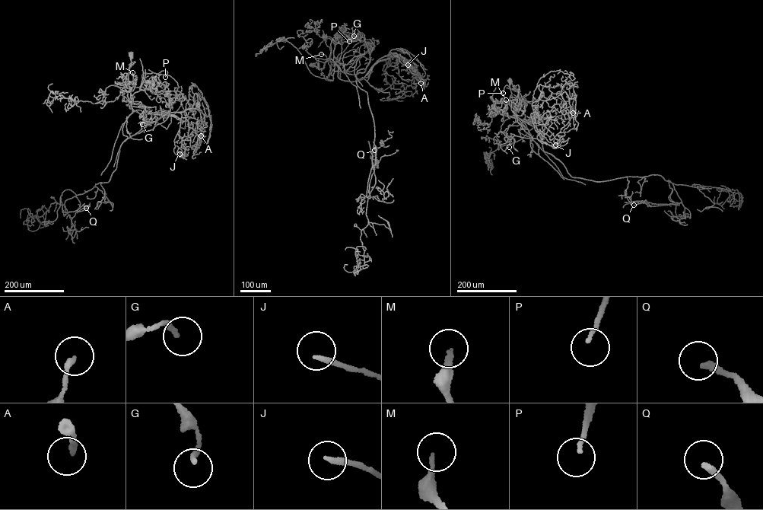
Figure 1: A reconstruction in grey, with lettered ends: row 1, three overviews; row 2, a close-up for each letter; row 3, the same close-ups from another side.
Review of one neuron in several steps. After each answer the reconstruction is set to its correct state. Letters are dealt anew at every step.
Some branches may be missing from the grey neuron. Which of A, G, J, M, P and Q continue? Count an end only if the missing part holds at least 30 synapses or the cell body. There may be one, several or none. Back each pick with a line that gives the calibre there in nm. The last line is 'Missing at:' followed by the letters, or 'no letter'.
M: 170 nm thick
Missing at: M

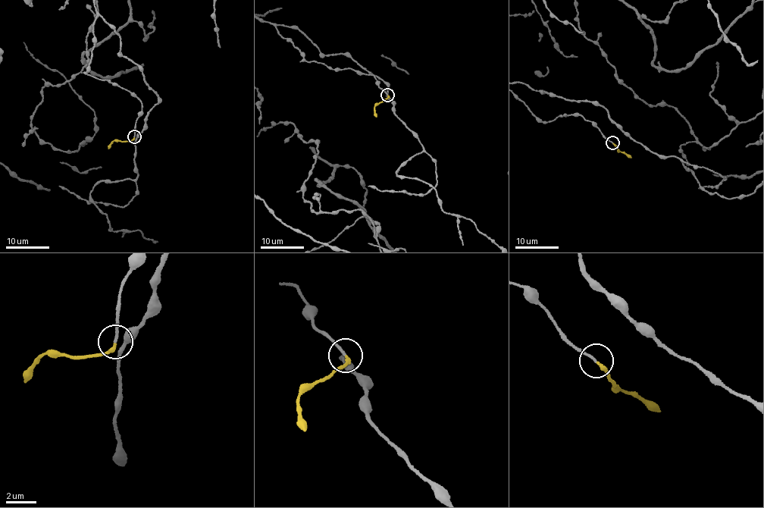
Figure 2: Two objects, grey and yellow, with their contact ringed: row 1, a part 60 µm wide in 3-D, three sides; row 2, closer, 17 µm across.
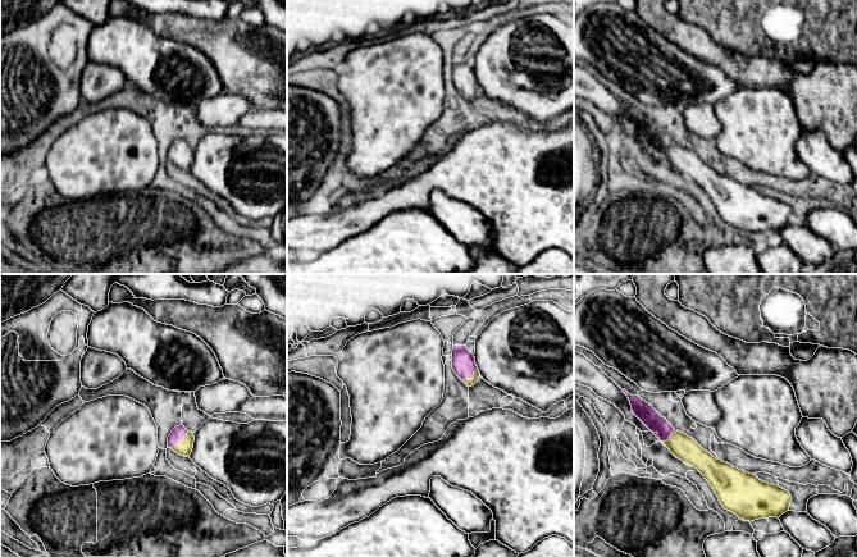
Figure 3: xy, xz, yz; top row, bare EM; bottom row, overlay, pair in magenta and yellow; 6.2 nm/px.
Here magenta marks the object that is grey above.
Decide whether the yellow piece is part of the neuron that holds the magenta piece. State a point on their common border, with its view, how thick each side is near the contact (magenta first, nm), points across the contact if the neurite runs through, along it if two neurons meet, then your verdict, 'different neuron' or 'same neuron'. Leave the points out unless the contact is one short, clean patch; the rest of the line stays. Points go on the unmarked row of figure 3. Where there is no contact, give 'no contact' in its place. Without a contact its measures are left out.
meets magenta in xz at (473, 90); 150 nm thick on the magenta side, 50 nm on the other; runs through xz (464, 78), (473, 90), (469, 95); same neuron

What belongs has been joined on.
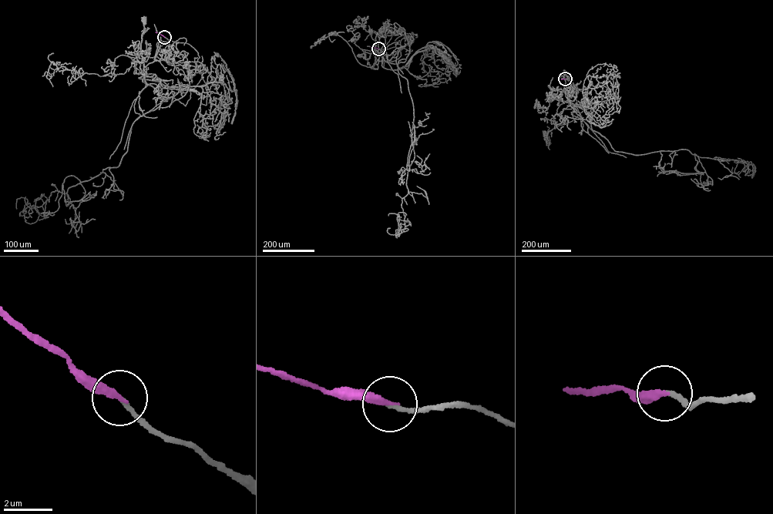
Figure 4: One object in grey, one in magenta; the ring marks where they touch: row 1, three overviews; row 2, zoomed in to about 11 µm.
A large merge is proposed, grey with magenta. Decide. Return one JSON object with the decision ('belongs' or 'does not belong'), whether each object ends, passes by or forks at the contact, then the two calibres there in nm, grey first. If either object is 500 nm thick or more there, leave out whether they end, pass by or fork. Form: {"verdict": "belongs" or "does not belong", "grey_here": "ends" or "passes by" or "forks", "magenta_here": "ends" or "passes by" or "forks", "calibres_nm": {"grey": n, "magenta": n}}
{"verdict": "belongs", "grey_here": "ends", "magenta_here": "ends", "calibres_nm": {"grey": 170, "magenta": 300}}

